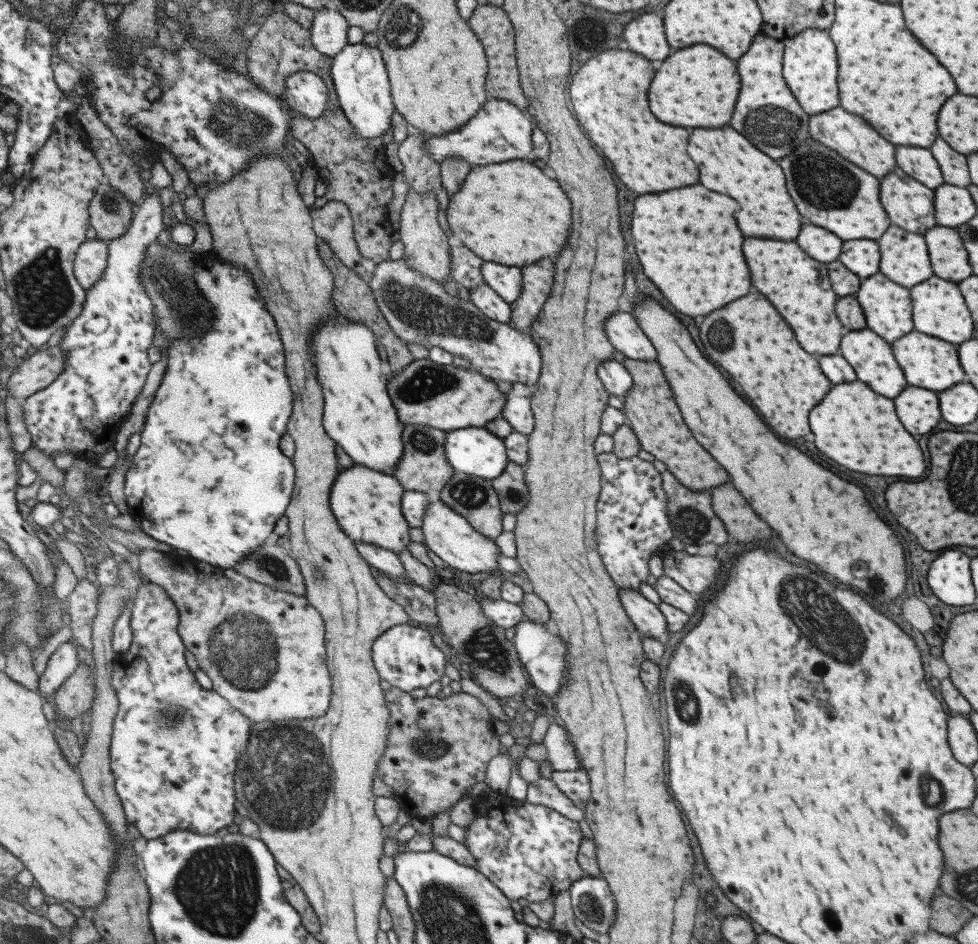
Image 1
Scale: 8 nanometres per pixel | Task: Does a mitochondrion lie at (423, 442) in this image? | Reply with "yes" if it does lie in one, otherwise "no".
yes

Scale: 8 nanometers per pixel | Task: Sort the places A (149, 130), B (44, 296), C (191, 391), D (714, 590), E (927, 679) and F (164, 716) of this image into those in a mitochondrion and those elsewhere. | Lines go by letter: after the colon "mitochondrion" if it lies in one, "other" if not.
A: other
B: mitochondrion
C: other
D: other
E: other
F: mitochondrion

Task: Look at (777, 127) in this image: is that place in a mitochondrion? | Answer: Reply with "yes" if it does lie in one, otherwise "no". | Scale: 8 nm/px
yes

